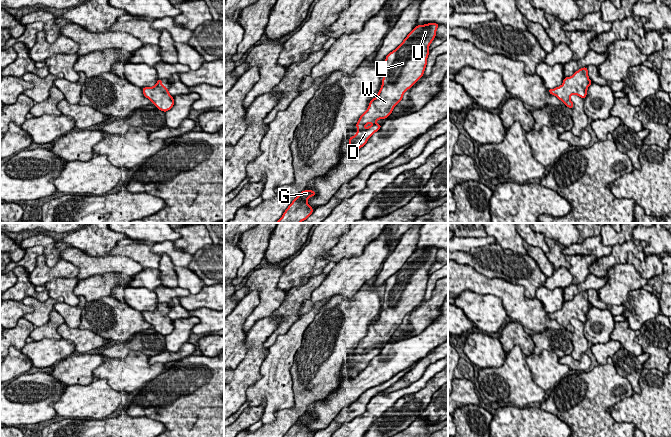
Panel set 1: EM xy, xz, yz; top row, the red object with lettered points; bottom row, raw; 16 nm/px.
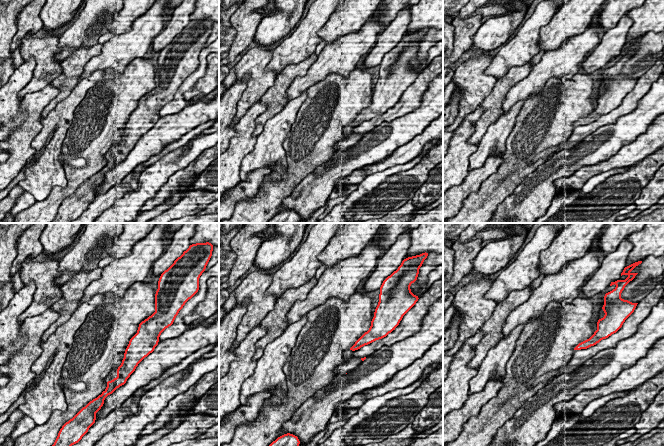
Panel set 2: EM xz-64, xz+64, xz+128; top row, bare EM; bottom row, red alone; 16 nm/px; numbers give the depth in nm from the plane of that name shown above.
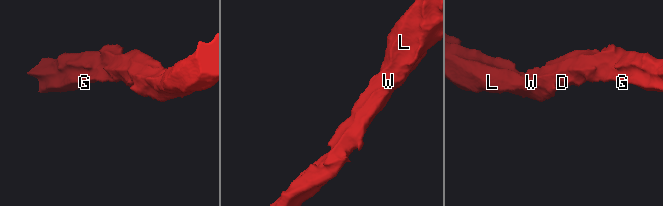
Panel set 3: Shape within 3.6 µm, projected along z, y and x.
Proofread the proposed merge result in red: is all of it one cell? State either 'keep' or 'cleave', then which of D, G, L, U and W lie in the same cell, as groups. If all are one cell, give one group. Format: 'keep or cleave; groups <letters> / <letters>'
keep; groups D G L U W

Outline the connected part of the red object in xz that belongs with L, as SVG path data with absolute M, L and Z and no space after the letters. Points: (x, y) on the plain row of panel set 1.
M437 247L415 250L403 266L386 280L381 312L355 349L357 358L348 363L347 379L355 378L367 367L382 350L375 346L389 341L404 317L423 300L428 272L438 251Z

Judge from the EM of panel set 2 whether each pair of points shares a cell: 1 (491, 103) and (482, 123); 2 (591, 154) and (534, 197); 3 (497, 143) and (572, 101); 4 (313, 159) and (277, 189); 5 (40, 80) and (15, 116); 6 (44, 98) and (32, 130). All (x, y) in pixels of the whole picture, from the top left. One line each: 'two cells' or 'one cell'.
1: one cell
2: one cell
3: two cells
4: one cell
5: two cells
6: one cell

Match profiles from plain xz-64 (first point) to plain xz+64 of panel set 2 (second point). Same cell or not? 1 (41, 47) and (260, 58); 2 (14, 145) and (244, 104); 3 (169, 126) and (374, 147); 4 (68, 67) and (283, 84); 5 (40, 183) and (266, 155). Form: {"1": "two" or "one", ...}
{"1": "one", "2": "two", "3": "one", "4": "one", "5": "one"}

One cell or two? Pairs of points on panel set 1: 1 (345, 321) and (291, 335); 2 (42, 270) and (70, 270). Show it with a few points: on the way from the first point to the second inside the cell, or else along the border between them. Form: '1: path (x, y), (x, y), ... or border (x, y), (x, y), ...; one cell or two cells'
1: border (317, 312), (305, 330), (301, 346), (295, 354); two cells
2: path (49, 271), (63, 270); one cell

